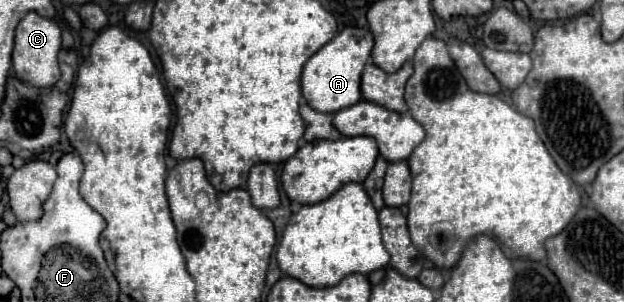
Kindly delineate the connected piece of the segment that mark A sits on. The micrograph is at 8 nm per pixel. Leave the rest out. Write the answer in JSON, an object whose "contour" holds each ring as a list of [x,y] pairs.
{"contour":[[[345,27],[341,33],[337,33],[303,67],[301,91],[305,101],[321,113],[337,113],[339,109],[345,109],[361,101],[361,89],[359,89],[361,71],[371,55],[371,49],[373,49],[373,35],[369,29]]]}

